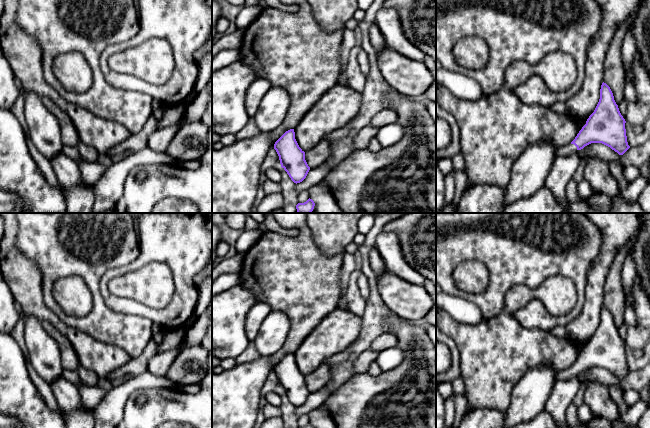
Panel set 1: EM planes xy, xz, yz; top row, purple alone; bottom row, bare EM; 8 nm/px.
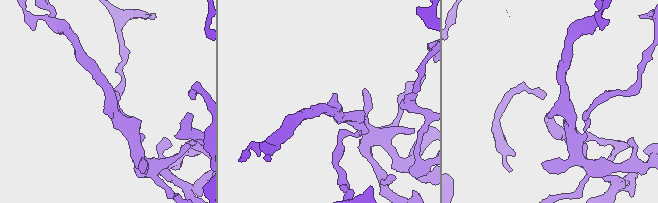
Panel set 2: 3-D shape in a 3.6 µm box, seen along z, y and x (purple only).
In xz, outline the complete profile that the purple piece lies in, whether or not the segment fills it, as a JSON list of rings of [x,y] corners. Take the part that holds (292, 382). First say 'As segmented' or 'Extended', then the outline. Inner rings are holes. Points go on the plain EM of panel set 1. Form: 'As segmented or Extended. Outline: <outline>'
As segmented. Outline: [[[294,353],[286,355],[274,368],[281,391],[287,396],[294,407],[302,406],[309,394],[305,384],[305,376],[299,371]]]

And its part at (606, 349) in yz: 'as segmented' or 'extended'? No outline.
extended

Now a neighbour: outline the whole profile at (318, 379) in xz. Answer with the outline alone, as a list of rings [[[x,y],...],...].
[[[324,363],[305,376],[305,384],[310,393],[314,393],[326,387],[332,375],[332,369]]]

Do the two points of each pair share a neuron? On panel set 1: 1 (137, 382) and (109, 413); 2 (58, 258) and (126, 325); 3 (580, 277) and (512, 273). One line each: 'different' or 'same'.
1: same
2: same
3: same

